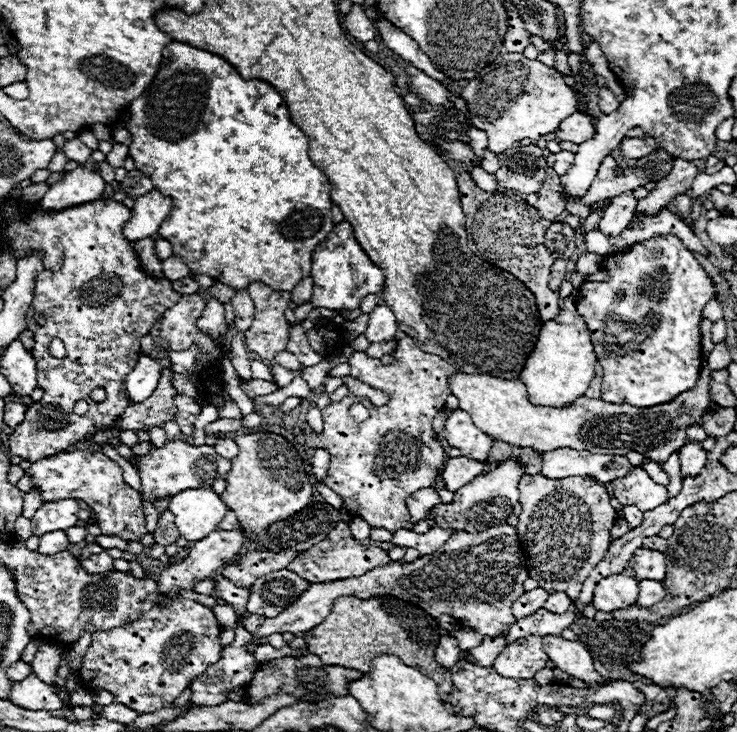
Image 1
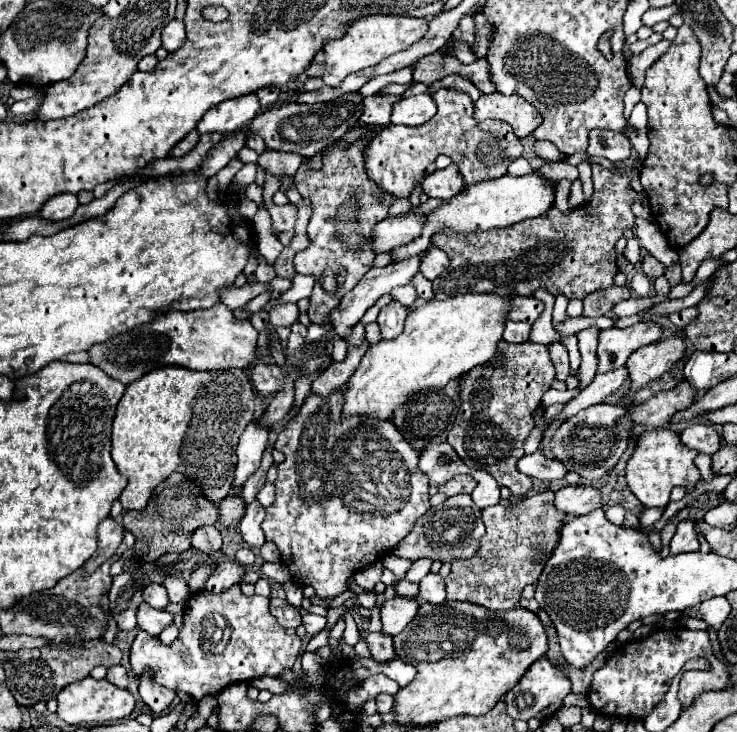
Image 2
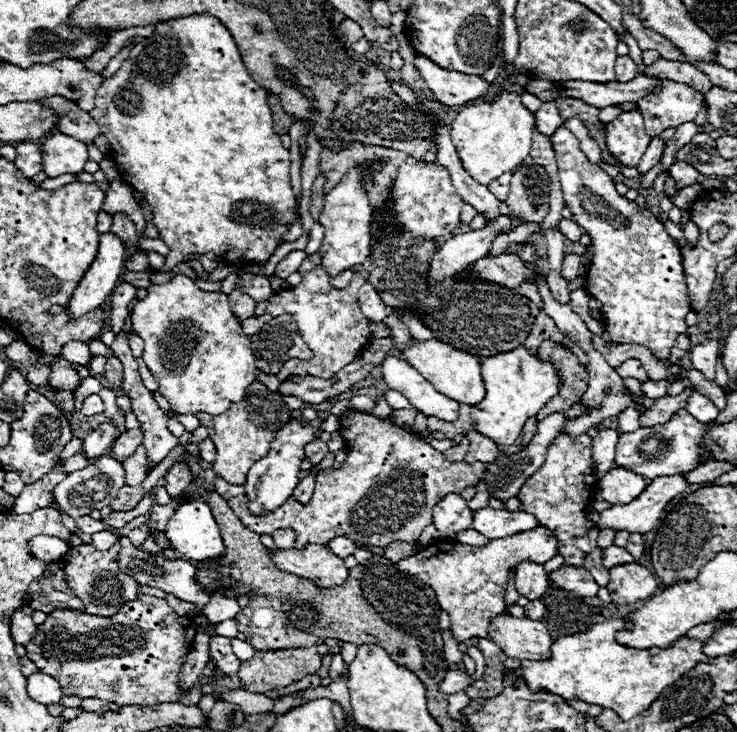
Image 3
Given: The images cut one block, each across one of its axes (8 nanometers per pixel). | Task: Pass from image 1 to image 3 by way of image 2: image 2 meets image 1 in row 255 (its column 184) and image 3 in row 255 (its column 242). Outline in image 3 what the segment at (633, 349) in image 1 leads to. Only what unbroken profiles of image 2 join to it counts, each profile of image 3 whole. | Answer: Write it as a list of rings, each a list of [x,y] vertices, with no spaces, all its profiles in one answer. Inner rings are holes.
[[[560,126],[556,134],[550,136],[556,164],[558,164],[558,178],[562,182],[564,202],[572,212],[572,220],[588,232],[588,236],[594,242],[594,258],[592,266],[584,280],[584,290],[598,302],[602,302],[602,322],[606,326],[606,332],[610,340],[618,344],[640,344],[650,348],[658,358],[668,360],[670,348],[674,346],[676,338],[686,332],[684,316],[692,310],[690,298],[686,294],[686,278],[682,268],[682,254],[676,240],[666,232],[664,224],[648,210],[640,212],[634,202],[622,198],[612,182],[612,176],[608,176],[598,164],[592,164],[584,152],[580,150],[580,144],[576,136]]]

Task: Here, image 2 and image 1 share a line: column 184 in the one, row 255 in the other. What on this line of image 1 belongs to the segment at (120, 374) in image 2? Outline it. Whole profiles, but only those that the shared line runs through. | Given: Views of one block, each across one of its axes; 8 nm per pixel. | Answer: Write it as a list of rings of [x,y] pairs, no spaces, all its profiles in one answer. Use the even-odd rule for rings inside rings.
[[[346,220],[338,222],[328,234],[328,238],[312,252],[310,278],[314,280],[310,302],[316,308],[328,308],[328,310],[356,310],[364,296],[376,294],[384,286],[384,274],[362,250],[358,240],[354,238],[352,226]]]

